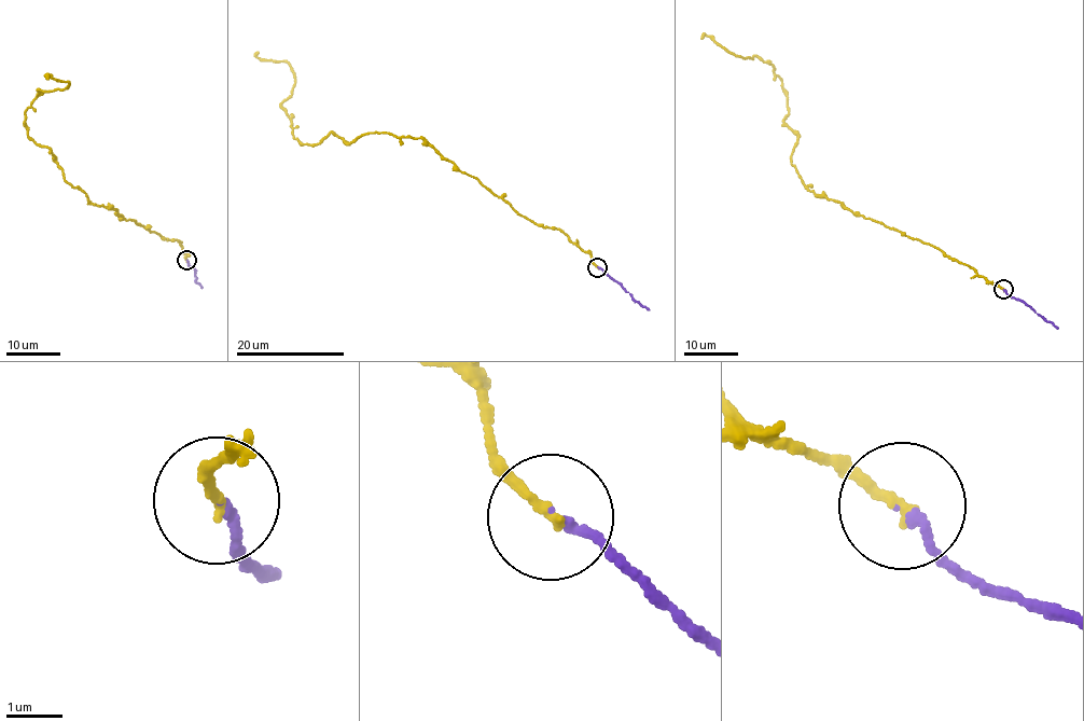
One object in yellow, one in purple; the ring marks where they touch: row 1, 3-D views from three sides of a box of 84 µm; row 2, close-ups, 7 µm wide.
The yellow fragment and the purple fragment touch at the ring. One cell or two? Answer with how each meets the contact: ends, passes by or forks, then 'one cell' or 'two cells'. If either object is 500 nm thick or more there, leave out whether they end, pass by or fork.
yellow ends; purple ends; one cell

